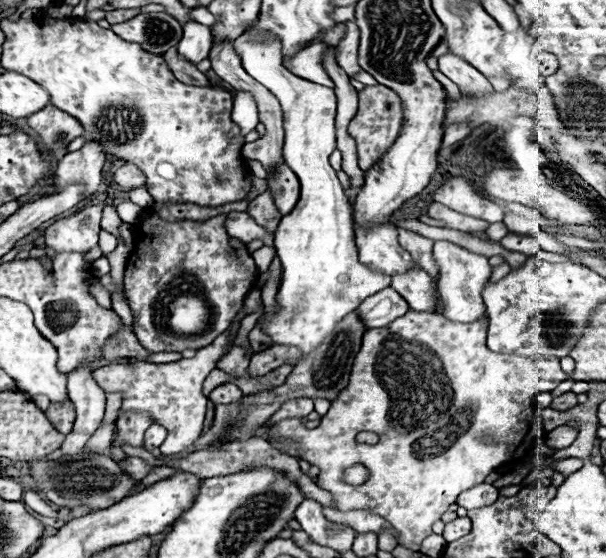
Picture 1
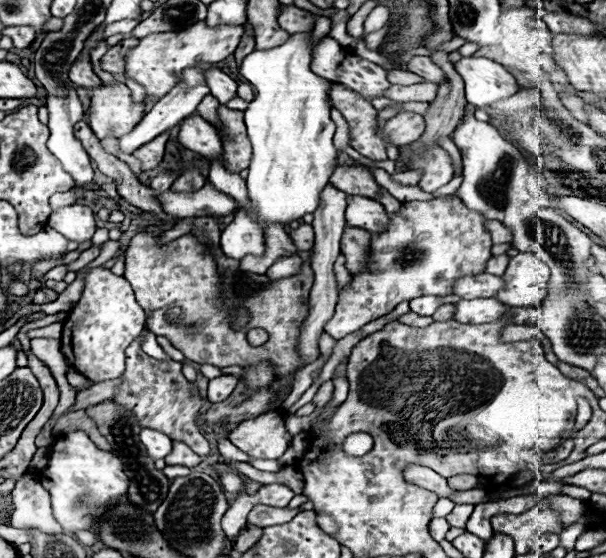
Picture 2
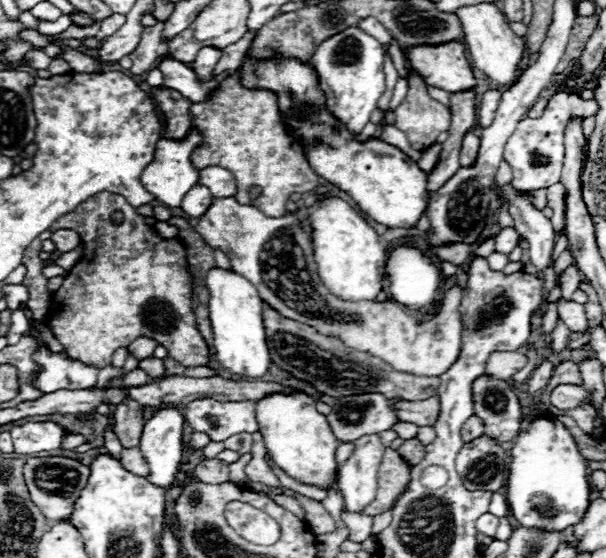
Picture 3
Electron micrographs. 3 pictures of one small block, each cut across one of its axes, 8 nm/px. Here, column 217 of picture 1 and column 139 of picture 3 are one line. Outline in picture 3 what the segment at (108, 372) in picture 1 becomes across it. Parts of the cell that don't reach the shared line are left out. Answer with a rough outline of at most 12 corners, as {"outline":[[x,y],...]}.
{"outline":[[138,338],[128,352],[140,360],[152,358],[156,346],[150,338]]}

